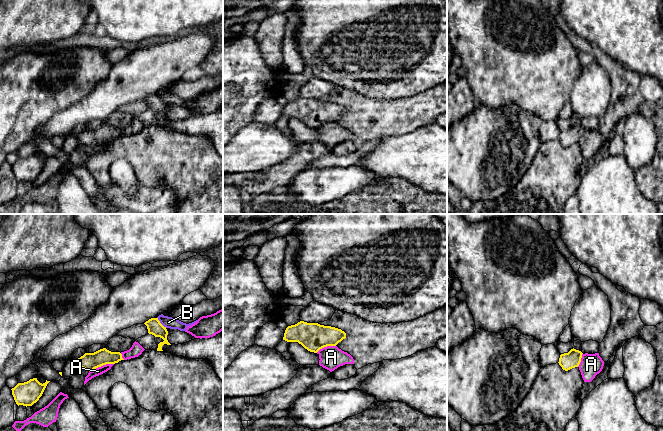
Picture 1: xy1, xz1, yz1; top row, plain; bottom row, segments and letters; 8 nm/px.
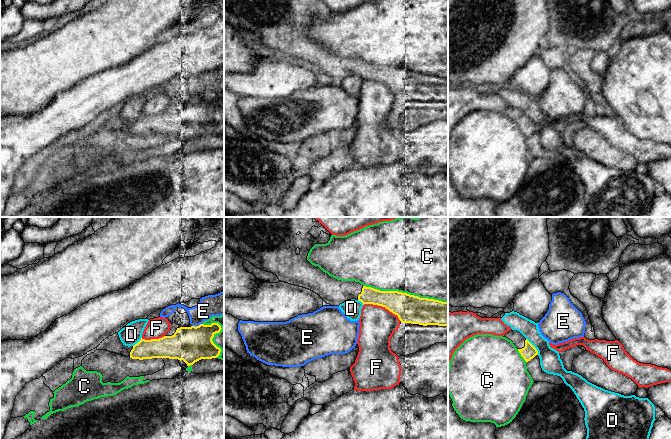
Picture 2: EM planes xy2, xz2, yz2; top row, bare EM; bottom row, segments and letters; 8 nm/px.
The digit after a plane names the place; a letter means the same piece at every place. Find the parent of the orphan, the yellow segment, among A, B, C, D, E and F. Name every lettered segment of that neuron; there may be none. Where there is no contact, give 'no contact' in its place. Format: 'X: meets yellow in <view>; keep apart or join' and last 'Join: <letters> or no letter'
A: meets yellow in xy1; keep apart
B: meets yellow in xy1; keep apart
C: meets yellow in xz2; keep apart
D: meets yellow in yz2; keep apart
E: meets yellow in xy2; keep apart
F: meets yellow in xz2; keep apart
Join: no letter

